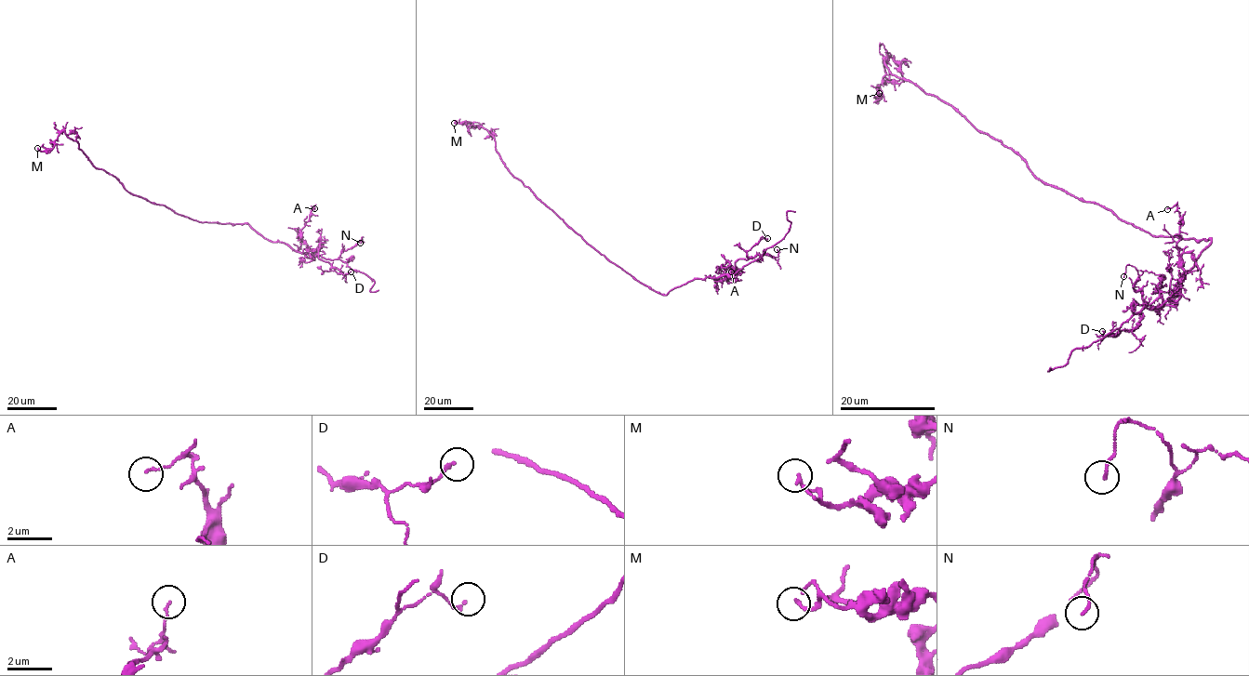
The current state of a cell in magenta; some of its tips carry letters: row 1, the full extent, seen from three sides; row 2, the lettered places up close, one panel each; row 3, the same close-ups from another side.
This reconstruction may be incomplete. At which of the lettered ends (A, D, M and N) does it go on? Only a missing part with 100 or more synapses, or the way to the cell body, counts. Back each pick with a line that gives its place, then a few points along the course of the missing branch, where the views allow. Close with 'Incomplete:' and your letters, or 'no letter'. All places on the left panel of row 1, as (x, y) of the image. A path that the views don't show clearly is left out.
Incomplete: no letter

